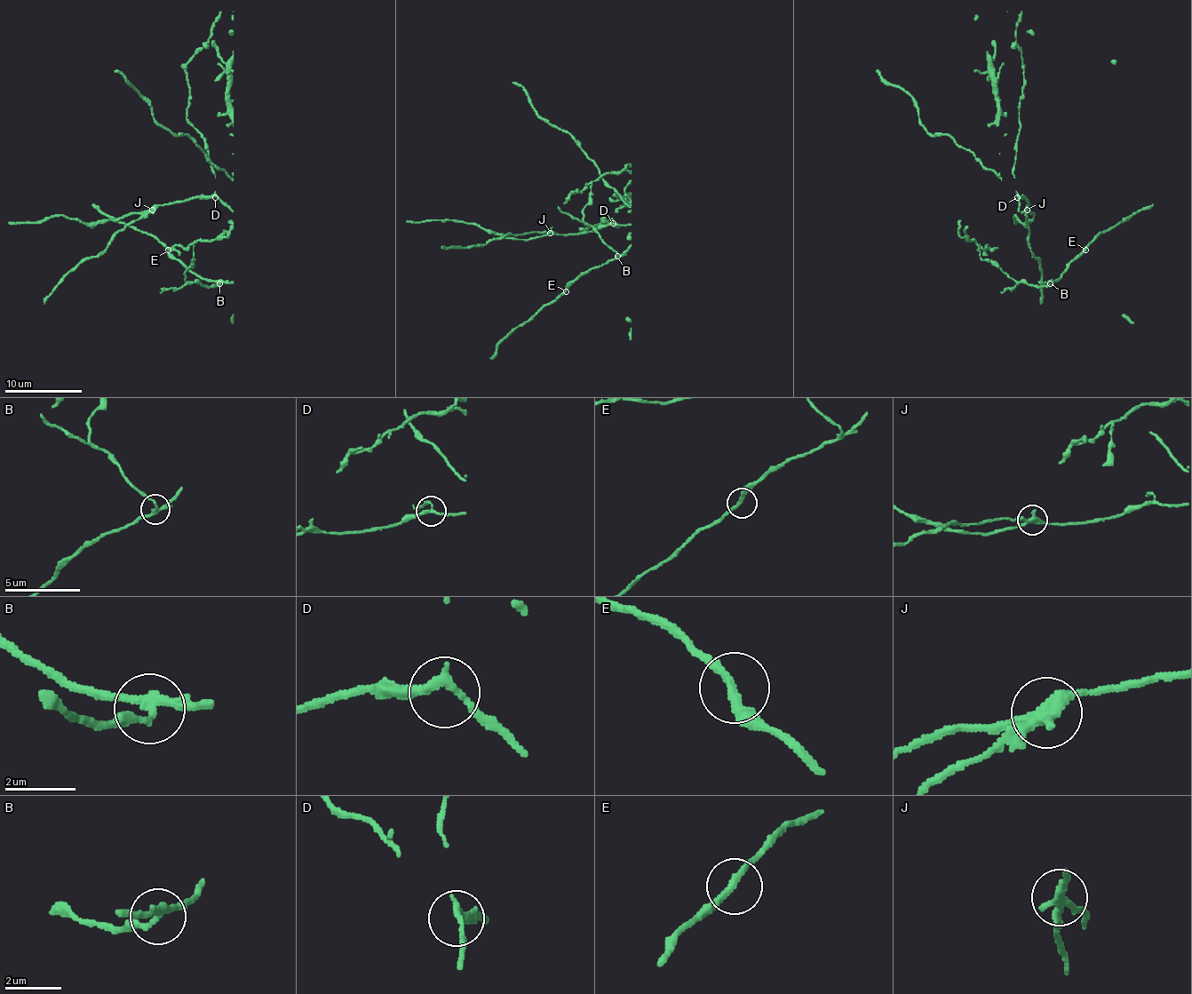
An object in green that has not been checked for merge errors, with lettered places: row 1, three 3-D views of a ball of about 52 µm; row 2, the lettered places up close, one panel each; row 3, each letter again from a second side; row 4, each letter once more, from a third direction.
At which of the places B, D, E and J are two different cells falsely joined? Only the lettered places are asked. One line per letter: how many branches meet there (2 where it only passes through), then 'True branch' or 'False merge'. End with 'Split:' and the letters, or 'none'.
B: Branches: 3. False merge
D: Branches: 2. True branch
E: Branches: 2. True branch
J: Branches: 3. False merge
Split: B, J

